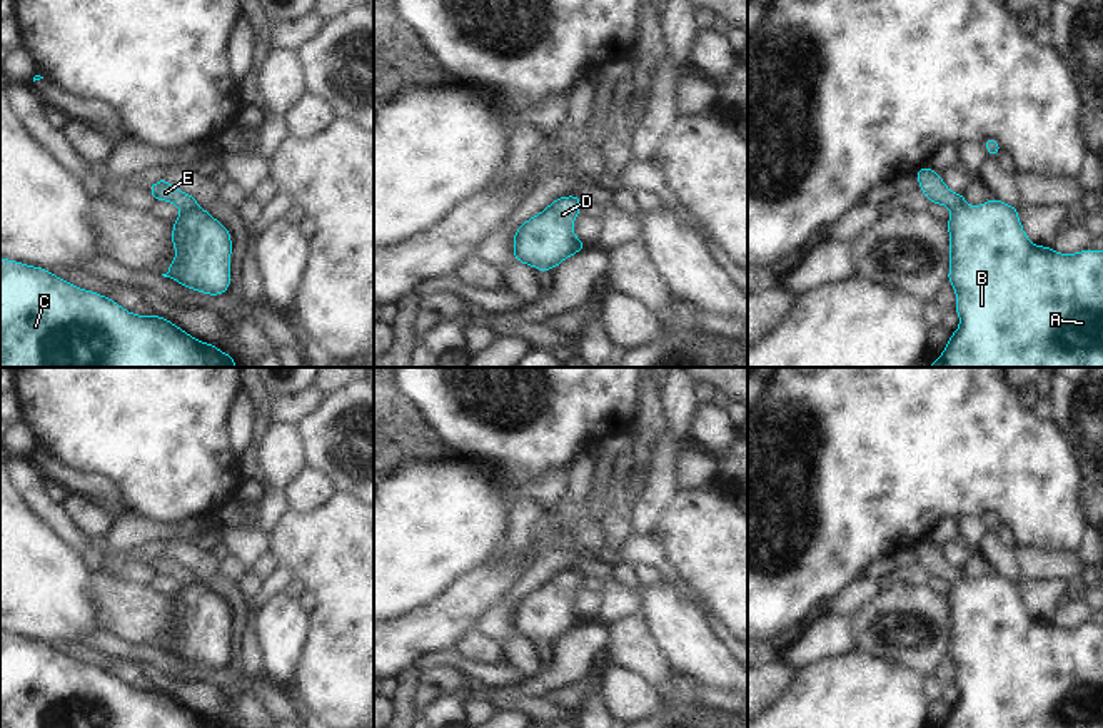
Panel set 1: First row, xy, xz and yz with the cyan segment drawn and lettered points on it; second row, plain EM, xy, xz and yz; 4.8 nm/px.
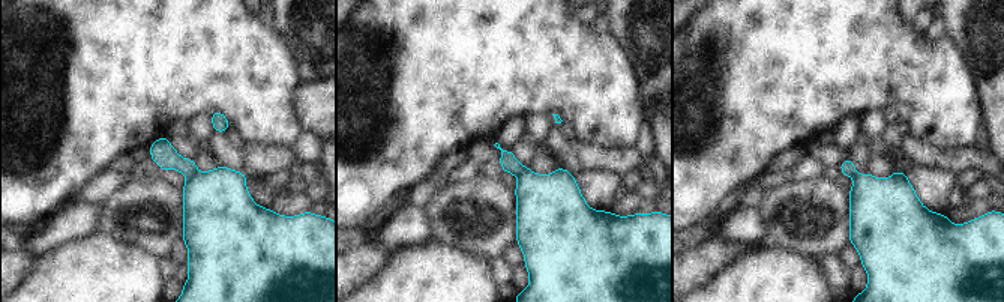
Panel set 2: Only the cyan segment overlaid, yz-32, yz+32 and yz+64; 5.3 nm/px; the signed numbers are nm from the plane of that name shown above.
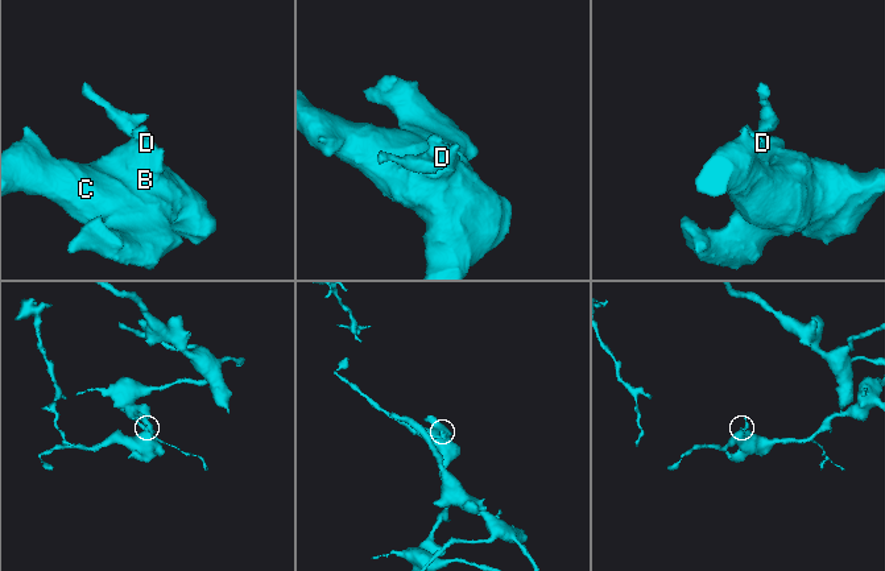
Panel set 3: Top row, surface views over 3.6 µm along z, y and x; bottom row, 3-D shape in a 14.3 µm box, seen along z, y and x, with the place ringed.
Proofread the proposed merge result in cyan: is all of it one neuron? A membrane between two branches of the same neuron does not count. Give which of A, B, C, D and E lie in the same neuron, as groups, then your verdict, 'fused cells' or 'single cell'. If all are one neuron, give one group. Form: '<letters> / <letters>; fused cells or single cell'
A B C D / E; fused cells

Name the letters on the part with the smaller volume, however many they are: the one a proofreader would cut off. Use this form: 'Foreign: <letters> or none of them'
Foreign: E

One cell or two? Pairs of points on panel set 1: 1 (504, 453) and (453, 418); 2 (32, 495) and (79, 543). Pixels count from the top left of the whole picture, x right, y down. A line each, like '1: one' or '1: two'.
1: one
2: one

